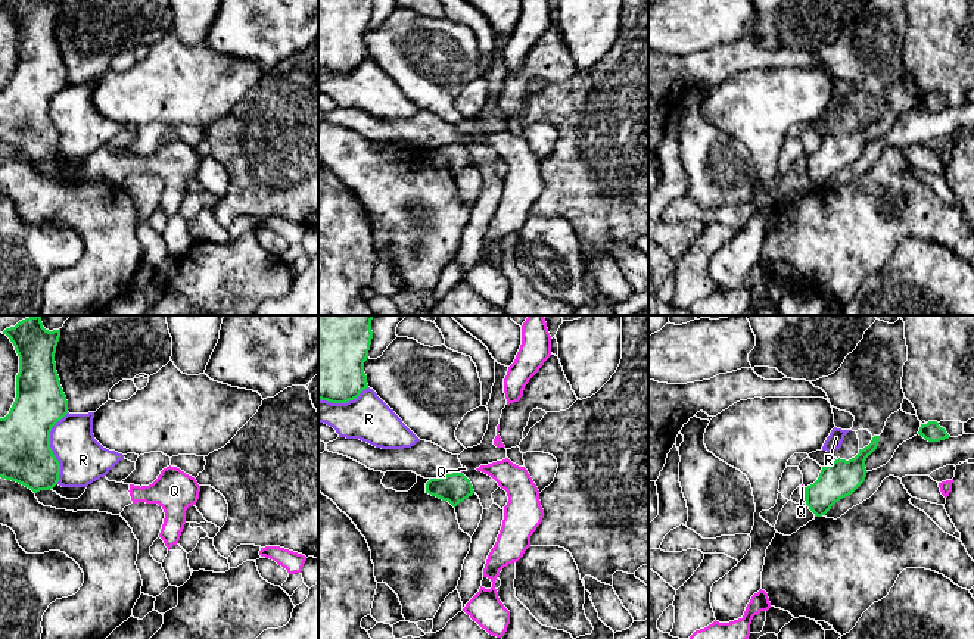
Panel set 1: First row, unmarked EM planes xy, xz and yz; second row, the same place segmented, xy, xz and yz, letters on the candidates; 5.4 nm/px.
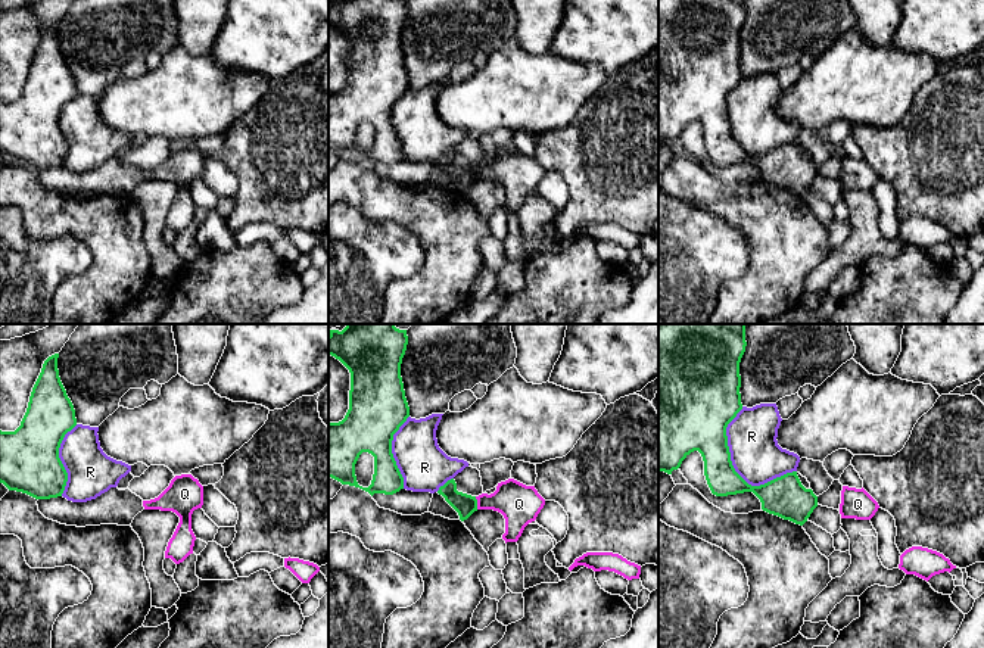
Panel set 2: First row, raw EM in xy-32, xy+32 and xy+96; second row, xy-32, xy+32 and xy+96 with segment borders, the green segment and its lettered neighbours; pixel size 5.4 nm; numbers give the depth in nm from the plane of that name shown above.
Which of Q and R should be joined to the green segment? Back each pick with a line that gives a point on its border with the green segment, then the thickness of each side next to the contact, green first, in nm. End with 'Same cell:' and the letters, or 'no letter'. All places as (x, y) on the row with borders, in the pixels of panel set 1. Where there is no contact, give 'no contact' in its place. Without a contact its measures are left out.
Same cell: no letter

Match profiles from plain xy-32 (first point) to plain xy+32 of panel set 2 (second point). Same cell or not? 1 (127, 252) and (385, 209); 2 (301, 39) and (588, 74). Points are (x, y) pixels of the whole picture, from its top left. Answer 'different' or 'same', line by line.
1: same
2: different

